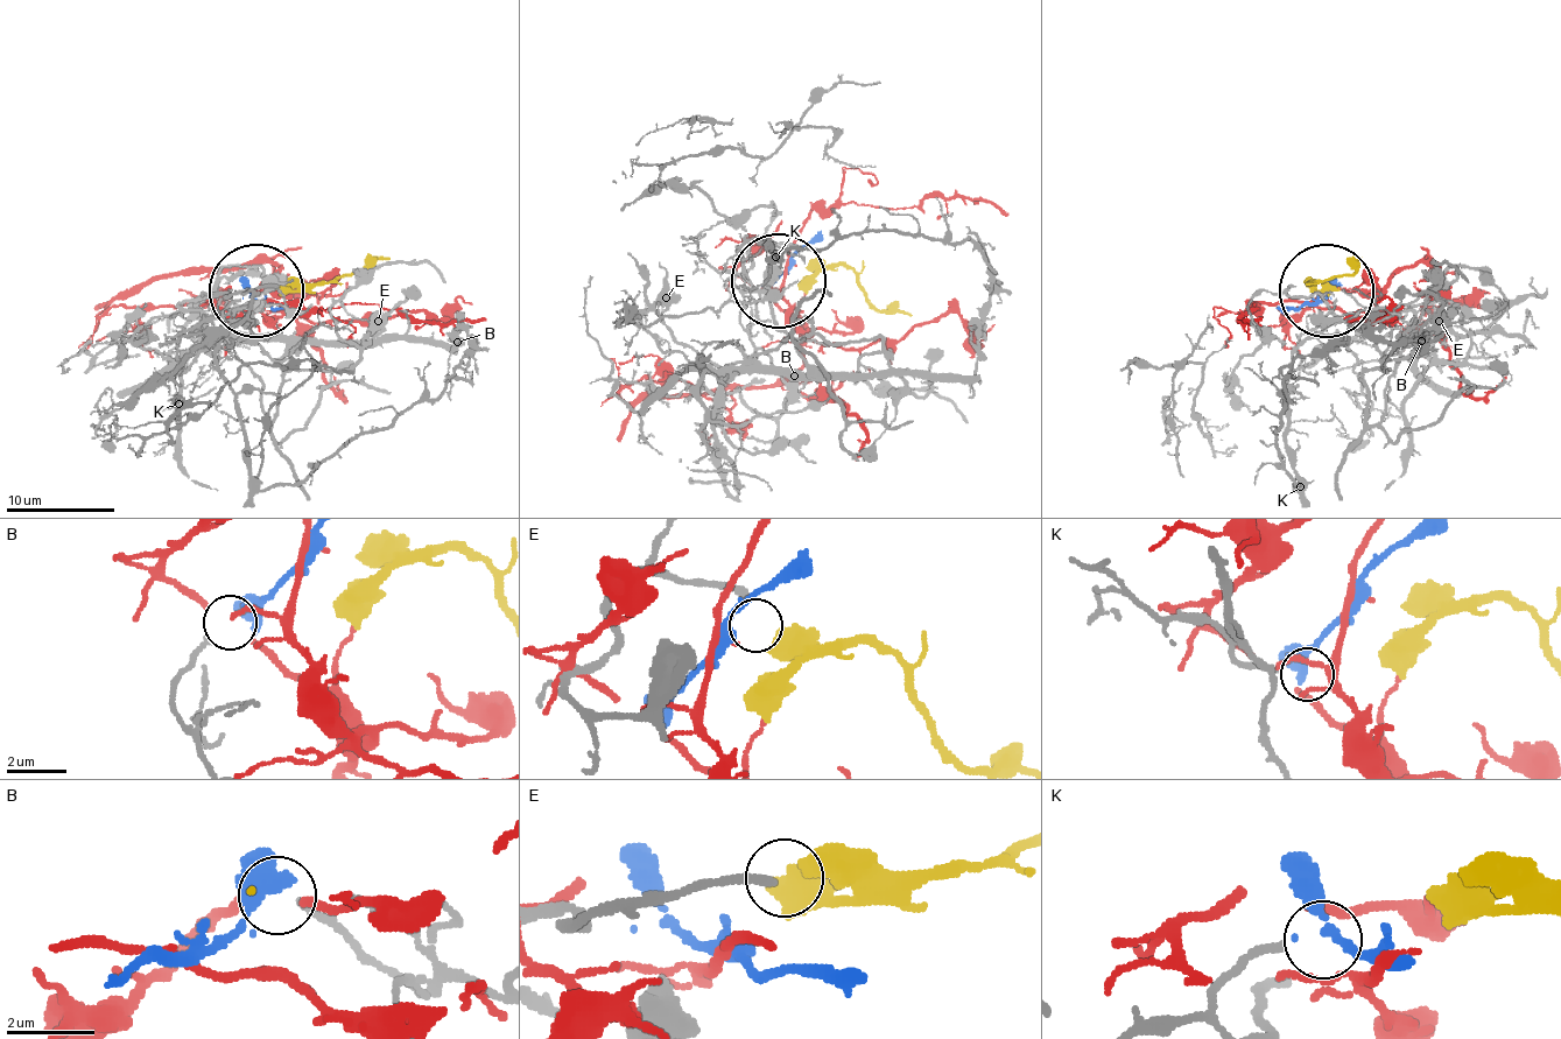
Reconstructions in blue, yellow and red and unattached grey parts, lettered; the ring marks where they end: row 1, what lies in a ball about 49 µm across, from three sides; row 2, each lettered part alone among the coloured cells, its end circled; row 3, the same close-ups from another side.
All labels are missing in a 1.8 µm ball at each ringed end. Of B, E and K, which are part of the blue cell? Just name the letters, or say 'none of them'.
B

